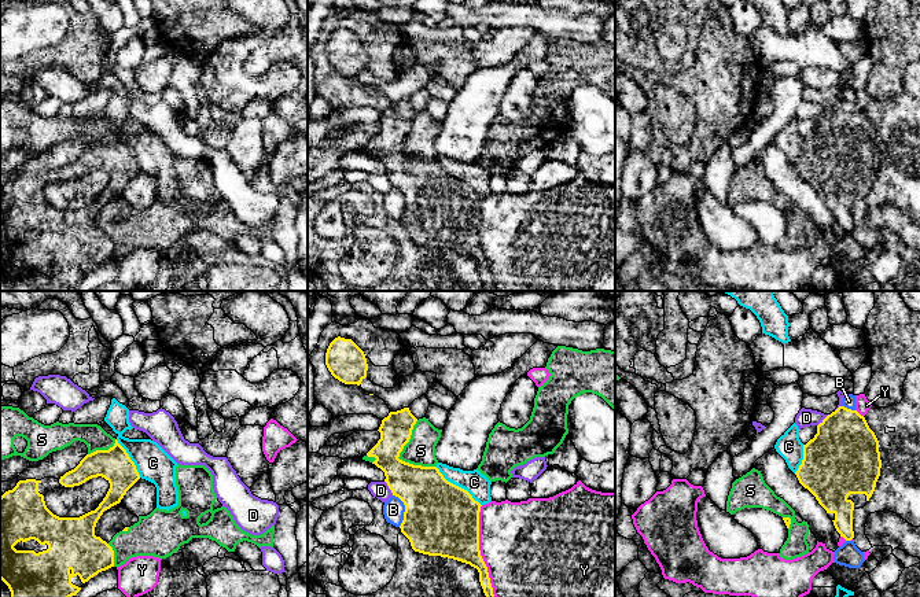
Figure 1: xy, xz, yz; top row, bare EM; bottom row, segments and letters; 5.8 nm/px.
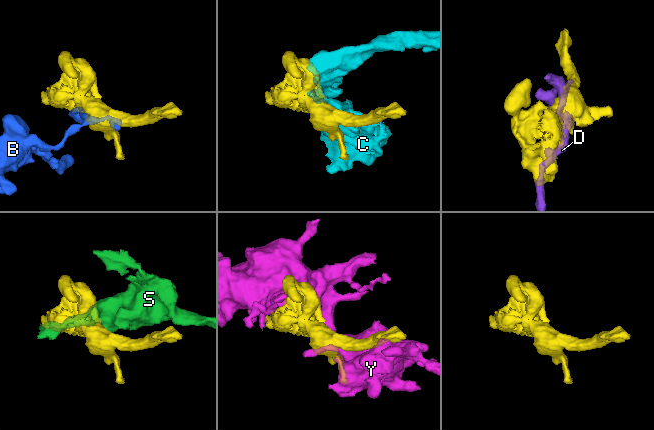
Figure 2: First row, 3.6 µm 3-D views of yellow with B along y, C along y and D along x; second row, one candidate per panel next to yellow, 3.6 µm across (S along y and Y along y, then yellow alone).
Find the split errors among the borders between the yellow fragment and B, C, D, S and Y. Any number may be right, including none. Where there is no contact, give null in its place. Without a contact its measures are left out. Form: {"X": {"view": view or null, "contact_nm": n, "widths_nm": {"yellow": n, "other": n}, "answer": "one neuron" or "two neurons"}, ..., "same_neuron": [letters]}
{"B": {"view": "xz", "contact_nm": 200, "widths_nm": {"yellow": 440, "other": 130}, "answer": "two neurons"}, "C": {"view": "xz", "contact_nm": 360, "widths_nm": {"yellow": 440, "other": 140}, "answer": "two neurons"}, "D": {"view": "xz", "contact_nm": 100, "widths_nm": {"yellow": 300, "other": 100}, "answer": "two neurons"}, "S": {"view": "xz", "contact_nm": 300, "widths_nm": {"yellow": 280, "other": 180}, "answer": "two neurons"}, "Y": {"view": "xz", "contact_nm": 550, "widths_nm": {"yellow": 380, "other": 480}, "answer": "two neurons"}, "same_neuron": []}

